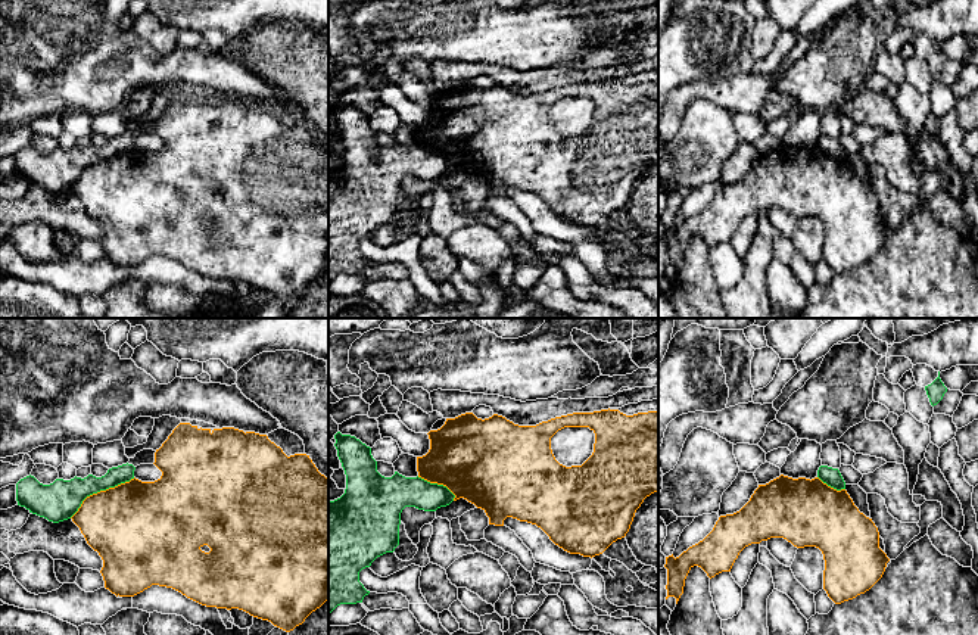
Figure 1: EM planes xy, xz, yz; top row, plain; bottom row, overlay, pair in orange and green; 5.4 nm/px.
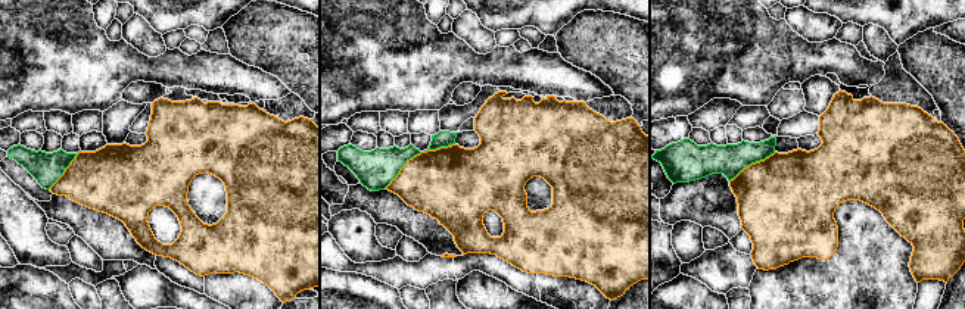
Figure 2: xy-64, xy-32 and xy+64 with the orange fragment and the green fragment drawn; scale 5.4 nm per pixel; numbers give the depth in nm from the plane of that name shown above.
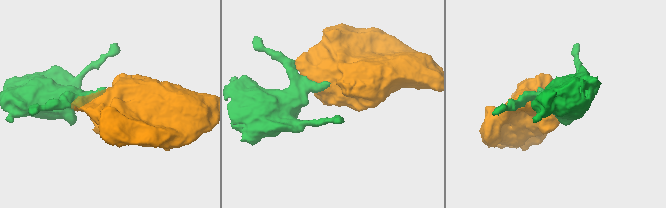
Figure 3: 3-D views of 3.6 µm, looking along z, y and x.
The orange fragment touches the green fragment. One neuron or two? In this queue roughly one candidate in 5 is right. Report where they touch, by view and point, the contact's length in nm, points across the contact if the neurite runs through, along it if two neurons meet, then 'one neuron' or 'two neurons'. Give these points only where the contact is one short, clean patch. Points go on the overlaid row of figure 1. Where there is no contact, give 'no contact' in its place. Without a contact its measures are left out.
xy (100, 491) | 420 nm | two neurons

